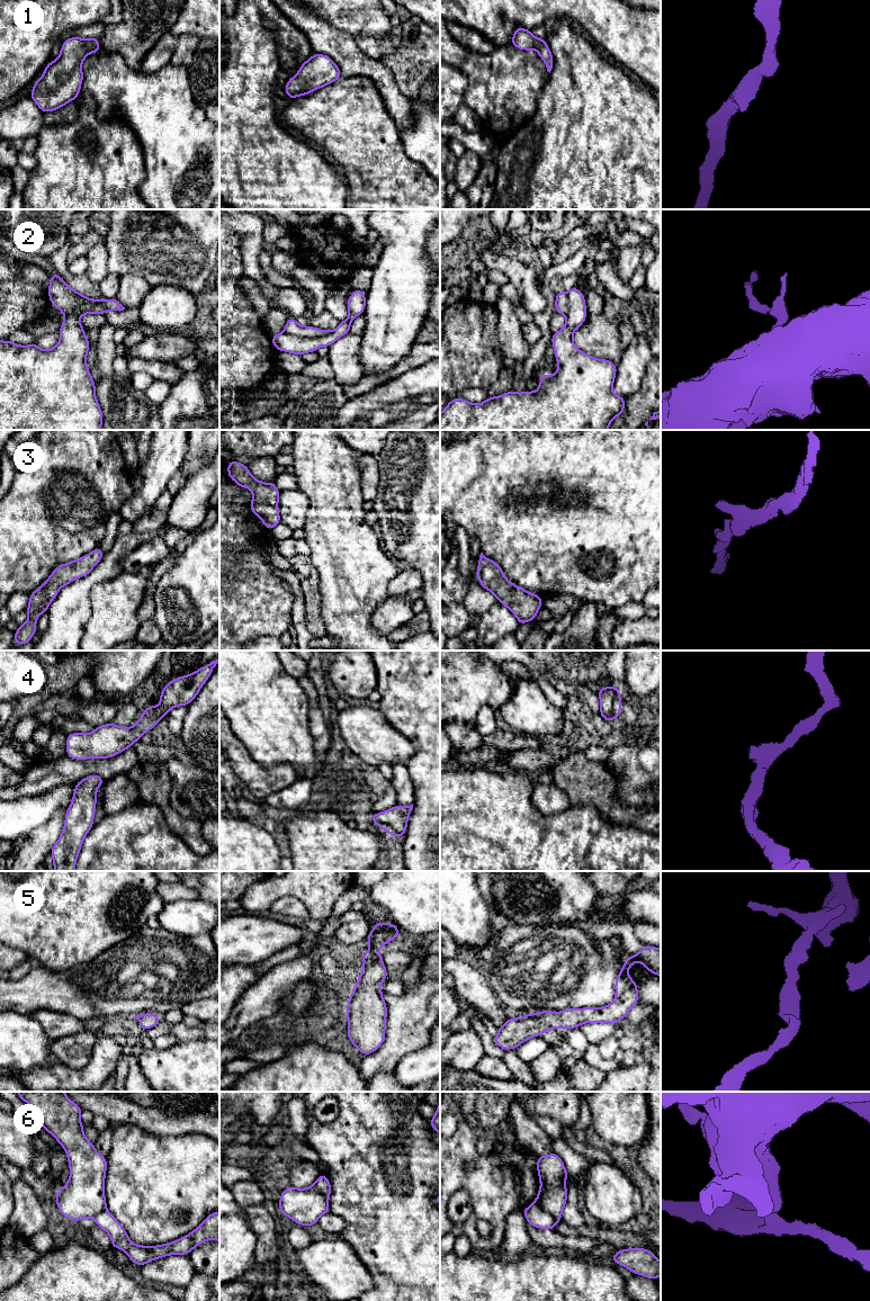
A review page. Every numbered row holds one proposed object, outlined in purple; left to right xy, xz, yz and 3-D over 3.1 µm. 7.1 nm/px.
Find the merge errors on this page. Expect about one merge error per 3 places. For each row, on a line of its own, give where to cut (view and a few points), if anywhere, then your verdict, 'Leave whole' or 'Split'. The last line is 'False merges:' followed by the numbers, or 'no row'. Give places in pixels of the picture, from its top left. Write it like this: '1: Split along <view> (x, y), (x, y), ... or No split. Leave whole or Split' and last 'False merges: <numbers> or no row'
1: No split. Leave whole
2: Split along xz (331, 331), (320, 337), (295, 337), (284, 332). Split
3: No split. Leave whole
4: No split. Leave whole
5: No split. Leave whole
6: Split along yz (534, 1203), (548, 1212), (557, 1221). Split
False merges: 2, 6

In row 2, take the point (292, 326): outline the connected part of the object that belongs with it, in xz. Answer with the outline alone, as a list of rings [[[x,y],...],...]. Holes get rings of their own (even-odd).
[[[289,317],[286,321],[284,332],[295,337],[321,338],[328,335],[331,331],[321,330],[311,325],[303,326],[297,323],[295,317]]]

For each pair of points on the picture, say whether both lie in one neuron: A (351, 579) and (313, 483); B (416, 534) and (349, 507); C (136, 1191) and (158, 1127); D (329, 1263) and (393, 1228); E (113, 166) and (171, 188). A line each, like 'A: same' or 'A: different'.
A: same
B: different
C: different
D: different
E: different

